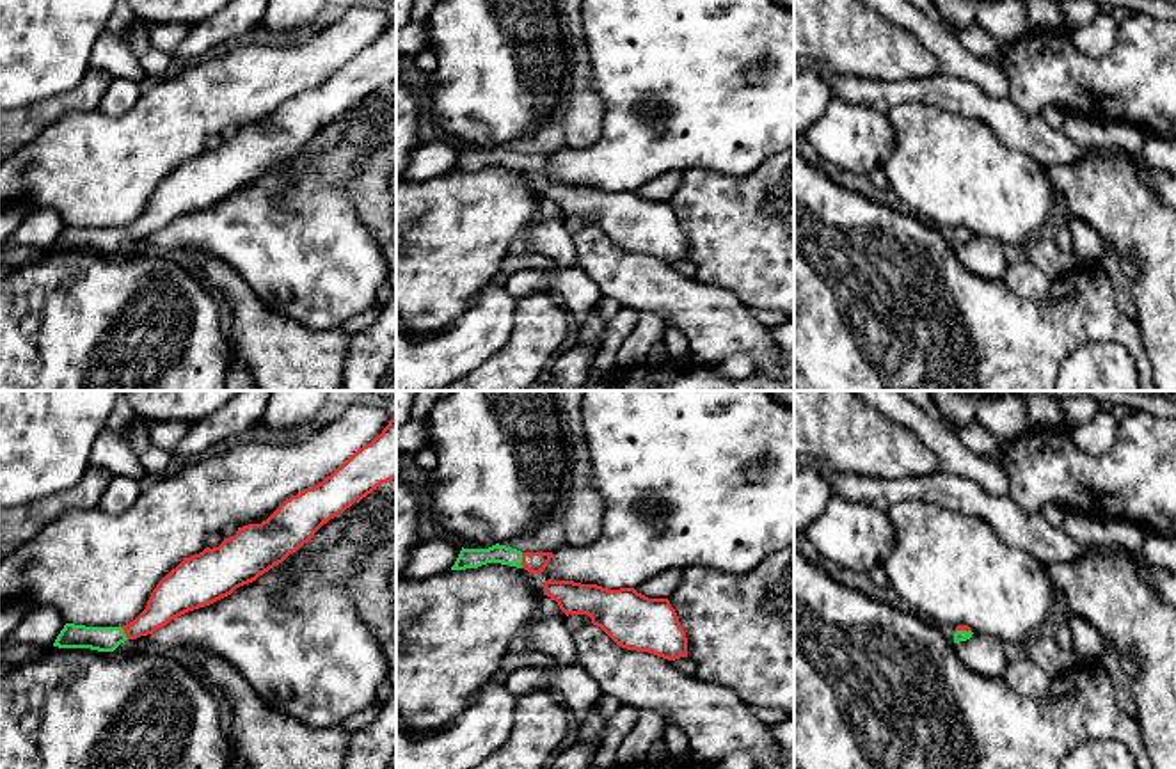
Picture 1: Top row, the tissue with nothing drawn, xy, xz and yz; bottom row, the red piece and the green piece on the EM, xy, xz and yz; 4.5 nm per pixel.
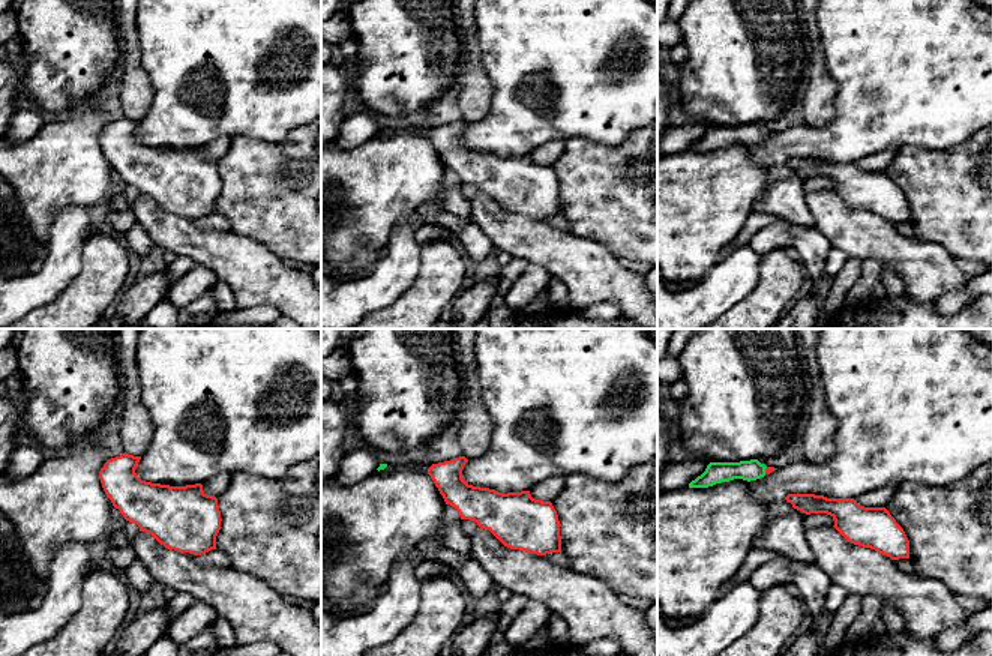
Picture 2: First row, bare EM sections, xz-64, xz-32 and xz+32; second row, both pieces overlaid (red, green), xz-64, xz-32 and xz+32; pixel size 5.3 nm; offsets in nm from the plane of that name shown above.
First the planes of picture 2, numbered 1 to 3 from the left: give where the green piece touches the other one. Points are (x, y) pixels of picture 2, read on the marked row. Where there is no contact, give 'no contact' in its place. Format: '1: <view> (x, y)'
1: no contact
2: no contact
3: xz+32 (766, 470)

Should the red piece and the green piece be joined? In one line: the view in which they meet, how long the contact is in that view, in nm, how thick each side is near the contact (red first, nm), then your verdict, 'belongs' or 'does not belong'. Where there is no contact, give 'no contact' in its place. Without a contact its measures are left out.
contact in xz; length 70 nm; calibres 100 and 100 nm; belongs

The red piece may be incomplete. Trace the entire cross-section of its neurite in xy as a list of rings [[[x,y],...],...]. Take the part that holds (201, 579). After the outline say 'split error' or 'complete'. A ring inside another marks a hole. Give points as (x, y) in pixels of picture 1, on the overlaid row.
[[[396,417],[389,421],[378,437],[357,449],[322,483],[286,499],[261,524],[238,527],[236,535],[224,538],[219,547],[206,547],[203,552],[183,559],[156,584],[146,609],[133,622],[123,627],[85,627],[66,623],[53,646],[114,652],[126,639],[153,634],[171,620],[188,611],[210,606],[231,595],[236,588],[256,581],[259,575],[282,563],[290,554],[297,552],[330,519],[377,490],[382,483],[393,480],[396,480]]]; split error

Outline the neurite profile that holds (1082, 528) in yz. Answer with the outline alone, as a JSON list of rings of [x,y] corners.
[[[1069,510],[1064,511],[1061,529],[1080,543],[1114,543],[1128,551],[1140,551],[1146,536],[1135,522],[1124,519],[1098,519]]]

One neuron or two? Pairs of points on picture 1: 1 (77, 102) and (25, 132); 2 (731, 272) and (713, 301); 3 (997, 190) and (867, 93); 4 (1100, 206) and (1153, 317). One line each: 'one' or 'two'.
1: one
2: two
3: two
4: one

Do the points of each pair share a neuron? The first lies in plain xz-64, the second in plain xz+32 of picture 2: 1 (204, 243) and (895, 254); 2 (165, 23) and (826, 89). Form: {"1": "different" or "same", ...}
{"1": "same", "2": "different"}

